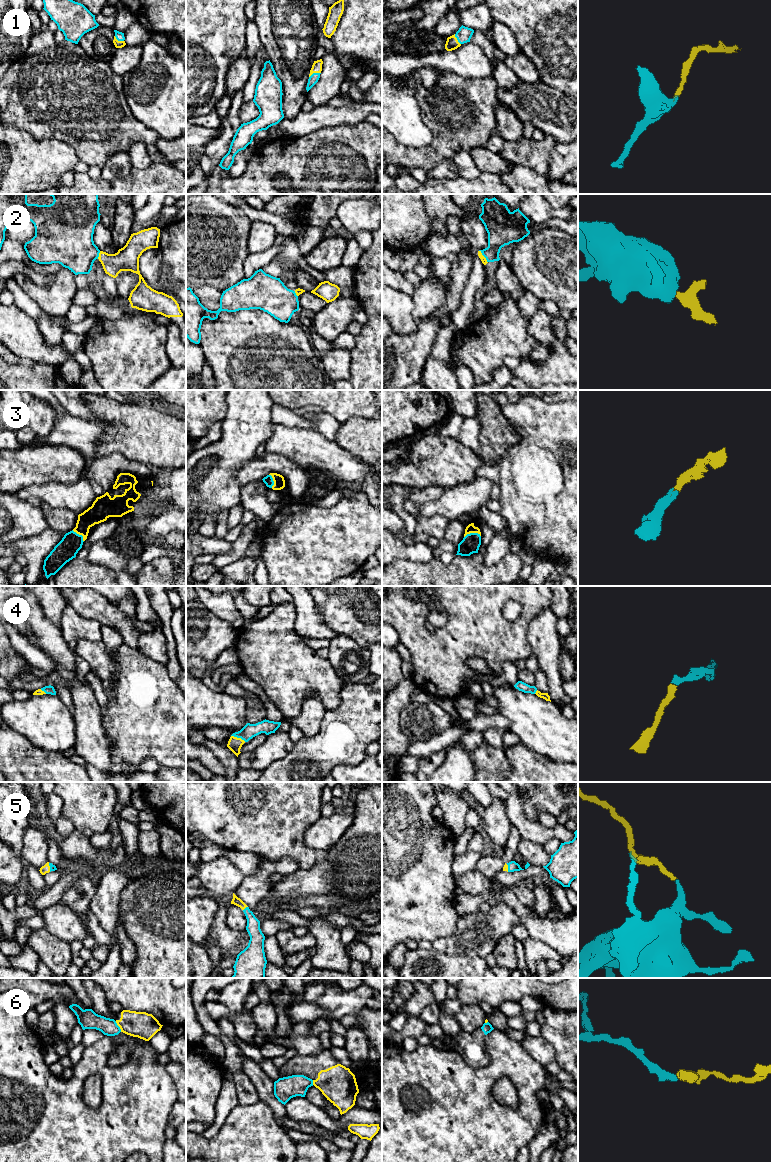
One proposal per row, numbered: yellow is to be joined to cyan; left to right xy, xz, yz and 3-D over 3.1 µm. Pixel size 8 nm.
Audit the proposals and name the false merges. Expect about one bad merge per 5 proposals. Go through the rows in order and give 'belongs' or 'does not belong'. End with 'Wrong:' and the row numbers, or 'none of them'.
1: belongs
2: belongs
3: belongs
4: belongs
5: belongs
6: does not belong
Wrong: 6

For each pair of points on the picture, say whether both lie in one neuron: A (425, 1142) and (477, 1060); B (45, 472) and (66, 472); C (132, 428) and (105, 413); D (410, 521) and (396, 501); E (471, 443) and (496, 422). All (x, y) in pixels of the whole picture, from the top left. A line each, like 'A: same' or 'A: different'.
A: different
B: same
C: same
D: same
E: different

